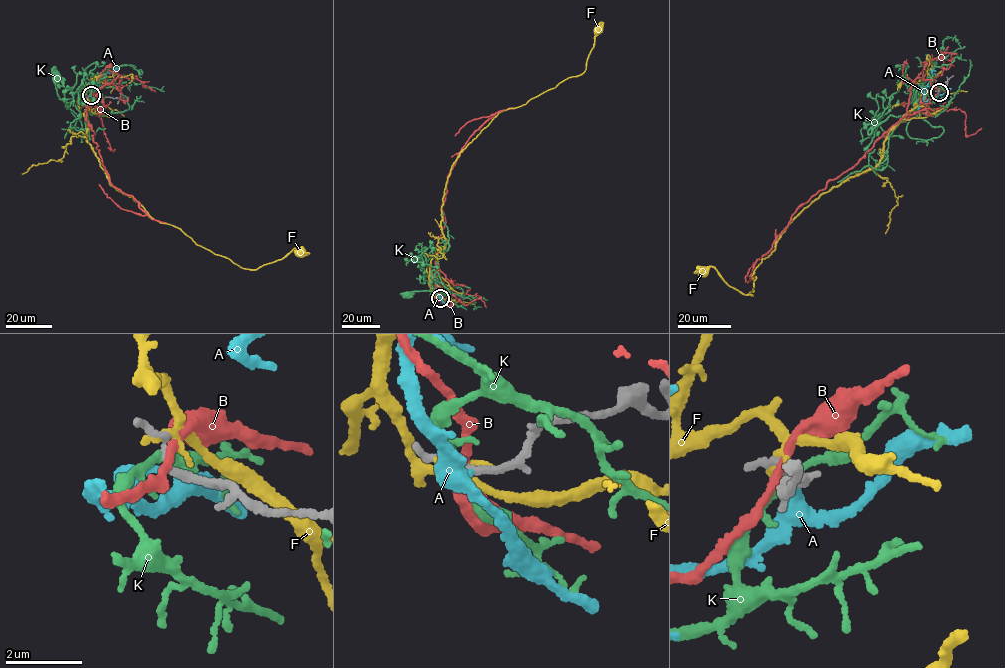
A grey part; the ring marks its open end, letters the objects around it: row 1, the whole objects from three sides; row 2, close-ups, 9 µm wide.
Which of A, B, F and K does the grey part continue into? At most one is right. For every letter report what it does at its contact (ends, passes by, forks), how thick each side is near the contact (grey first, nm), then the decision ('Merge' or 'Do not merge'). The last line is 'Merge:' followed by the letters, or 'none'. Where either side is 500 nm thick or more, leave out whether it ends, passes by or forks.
A: It passes by. Thickness 150 nm (grey) against 260 nm. Merge
B: It passes by. Thickness 150 nm (grey) against 200 nm. Do not merge
F: It passes by. Thickness 180 nm (grey) against 80 nm. Do not merge
K: It passes by. Thickness 160 nm (grey) against 170 nm. Do not merge
Merge: A

